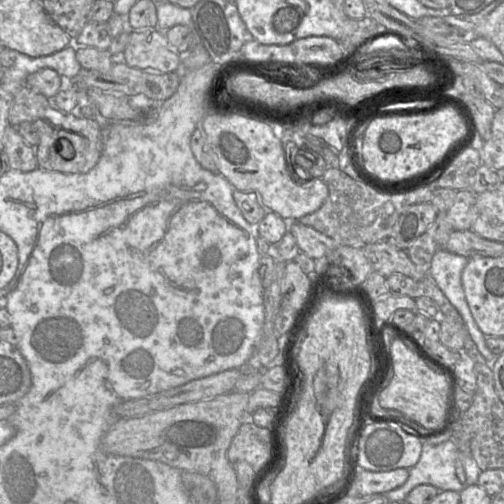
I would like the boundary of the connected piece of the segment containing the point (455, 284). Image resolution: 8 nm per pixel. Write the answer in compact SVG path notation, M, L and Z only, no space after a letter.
M439 249L432 258L429 275L461 315L468 333L481 355L487 362L492 363L496 356L487 347L486 336L472 316L462 285L461 275L468 260L464 256Z

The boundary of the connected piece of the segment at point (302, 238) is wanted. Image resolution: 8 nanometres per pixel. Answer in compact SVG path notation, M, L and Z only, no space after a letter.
M299 221L287 222L288 231L294 235L300 251L312 259L323 258L337 247L346 246L338 245L334 239Z

